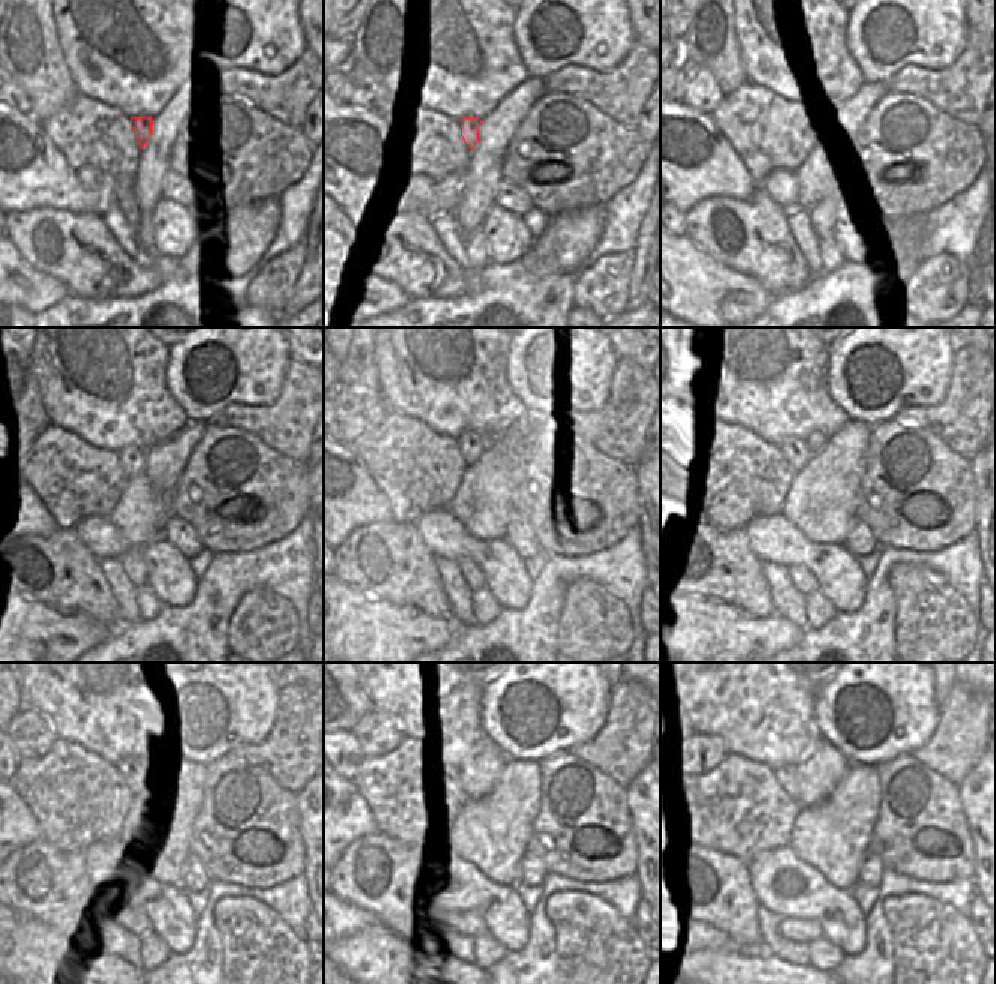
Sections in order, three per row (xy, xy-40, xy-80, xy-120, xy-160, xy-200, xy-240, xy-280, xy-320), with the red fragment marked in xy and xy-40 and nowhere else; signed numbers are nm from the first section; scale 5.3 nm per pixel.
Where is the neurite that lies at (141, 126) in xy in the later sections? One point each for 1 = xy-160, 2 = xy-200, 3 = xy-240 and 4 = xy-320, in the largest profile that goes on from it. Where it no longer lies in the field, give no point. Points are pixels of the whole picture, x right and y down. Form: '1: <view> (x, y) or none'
1: xy-160 (471, 444)
2: xy-200 (797, 452)
3: xy-240 (125, 786)
4: xy-320 (786, 776)

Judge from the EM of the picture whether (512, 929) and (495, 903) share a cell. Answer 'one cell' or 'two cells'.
one cell

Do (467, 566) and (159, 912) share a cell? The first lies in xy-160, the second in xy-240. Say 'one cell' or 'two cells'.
two cells

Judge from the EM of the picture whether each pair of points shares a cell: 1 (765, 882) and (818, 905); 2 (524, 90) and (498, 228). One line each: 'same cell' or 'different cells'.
1: same cell
2: different cells

